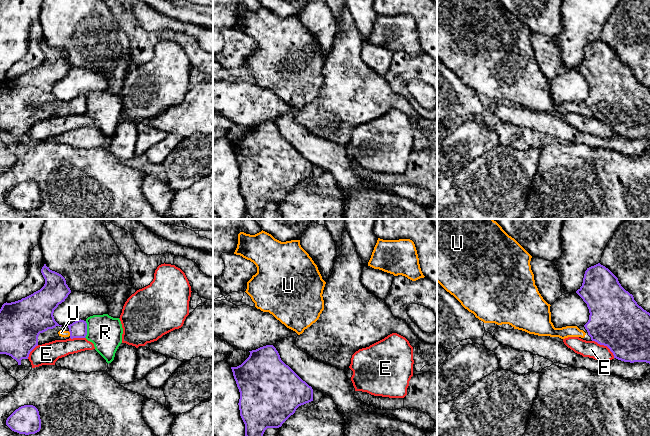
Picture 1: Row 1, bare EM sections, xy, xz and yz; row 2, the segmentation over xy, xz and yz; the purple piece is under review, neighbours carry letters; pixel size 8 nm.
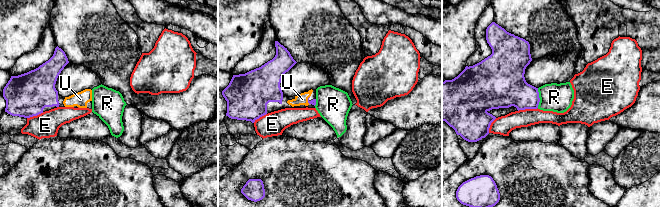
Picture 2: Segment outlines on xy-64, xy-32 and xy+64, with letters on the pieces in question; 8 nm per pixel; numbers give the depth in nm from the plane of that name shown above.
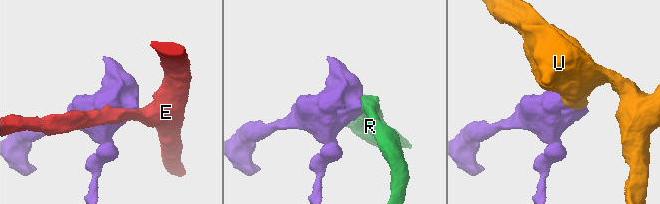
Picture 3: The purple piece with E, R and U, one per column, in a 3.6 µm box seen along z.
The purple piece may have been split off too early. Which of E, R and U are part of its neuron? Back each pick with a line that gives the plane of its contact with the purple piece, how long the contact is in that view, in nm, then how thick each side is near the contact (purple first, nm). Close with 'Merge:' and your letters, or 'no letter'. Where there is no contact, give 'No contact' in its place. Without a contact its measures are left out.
U: Touches purple in xy. Shared border 40 nm. Thickness 140 nm (purple) against 50 nm
Merge: U

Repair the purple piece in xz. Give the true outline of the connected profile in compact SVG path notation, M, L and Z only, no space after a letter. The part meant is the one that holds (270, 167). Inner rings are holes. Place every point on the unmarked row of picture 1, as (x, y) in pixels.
M266 121L249 128L249 133L241 141L231 145L240 168L238 181L245 200L245 212L251 219L260 219L267 204L281 203L299 182L313 177L313 165L281 136L273 121Z

